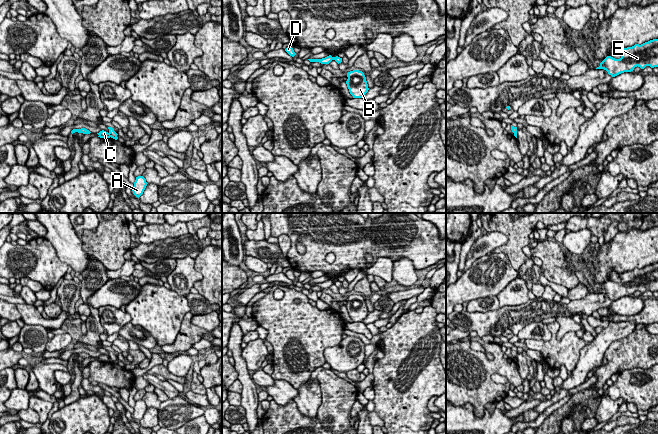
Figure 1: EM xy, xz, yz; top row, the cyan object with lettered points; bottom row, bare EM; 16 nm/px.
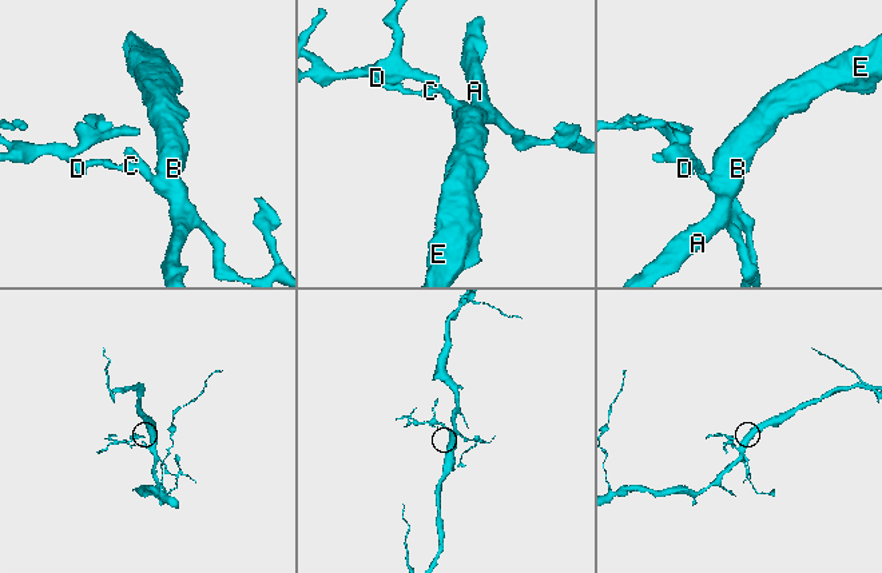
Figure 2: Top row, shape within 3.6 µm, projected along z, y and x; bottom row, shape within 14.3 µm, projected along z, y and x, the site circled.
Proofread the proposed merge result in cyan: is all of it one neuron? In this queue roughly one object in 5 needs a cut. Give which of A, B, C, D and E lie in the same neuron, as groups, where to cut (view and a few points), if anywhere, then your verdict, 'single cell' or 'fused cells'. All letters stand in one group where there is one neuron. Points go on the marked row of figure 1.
A B E / C D | xy (108, 133), (111, 136) | fused cells

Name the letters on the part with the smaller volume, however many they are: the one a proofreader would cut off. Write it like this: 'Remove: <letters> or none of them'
Remove: C, D

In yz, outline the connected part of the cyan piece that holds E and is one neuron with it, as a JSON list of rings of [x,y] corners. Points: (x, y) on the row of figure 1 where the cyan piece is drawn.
[[[658,39],[624,48],[620,53],[620,59],[607,56],[596,69],[604,69],[615,77],[624,72],[631,72],[637,66],[641,69],[646,66],[658,67]]]

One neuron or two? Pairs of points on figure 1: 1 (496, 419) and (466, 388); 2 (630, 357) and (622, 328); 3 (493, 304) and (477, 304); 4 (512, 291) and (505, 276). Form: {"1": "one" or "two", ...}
{"1": "two", "2": "two", "3": "one", "4": "two"}

